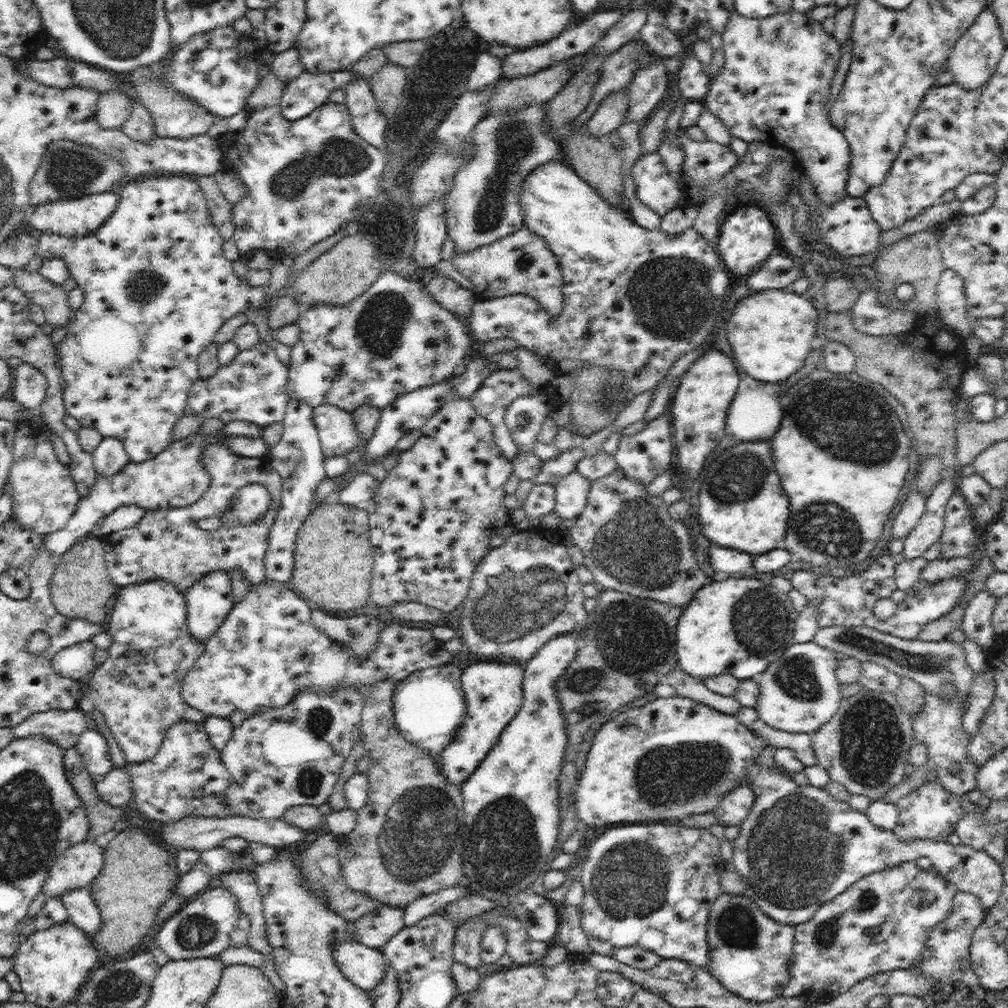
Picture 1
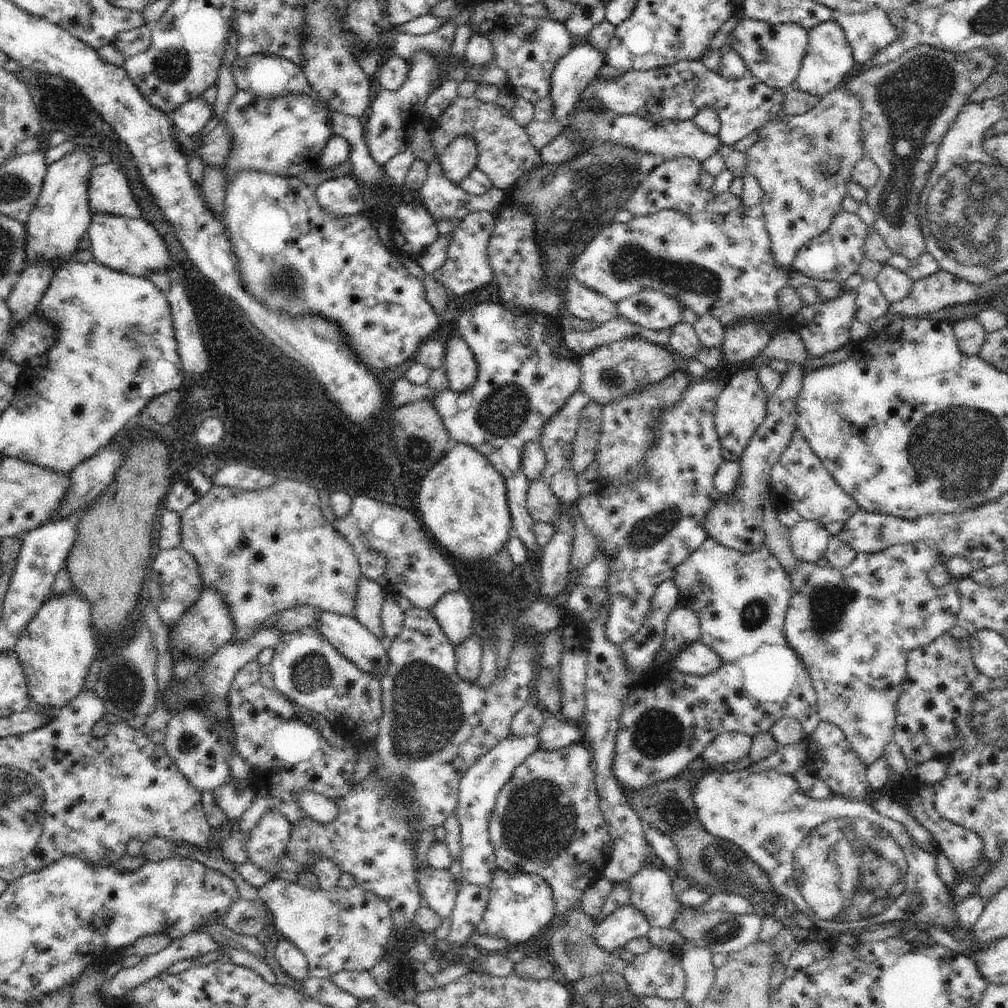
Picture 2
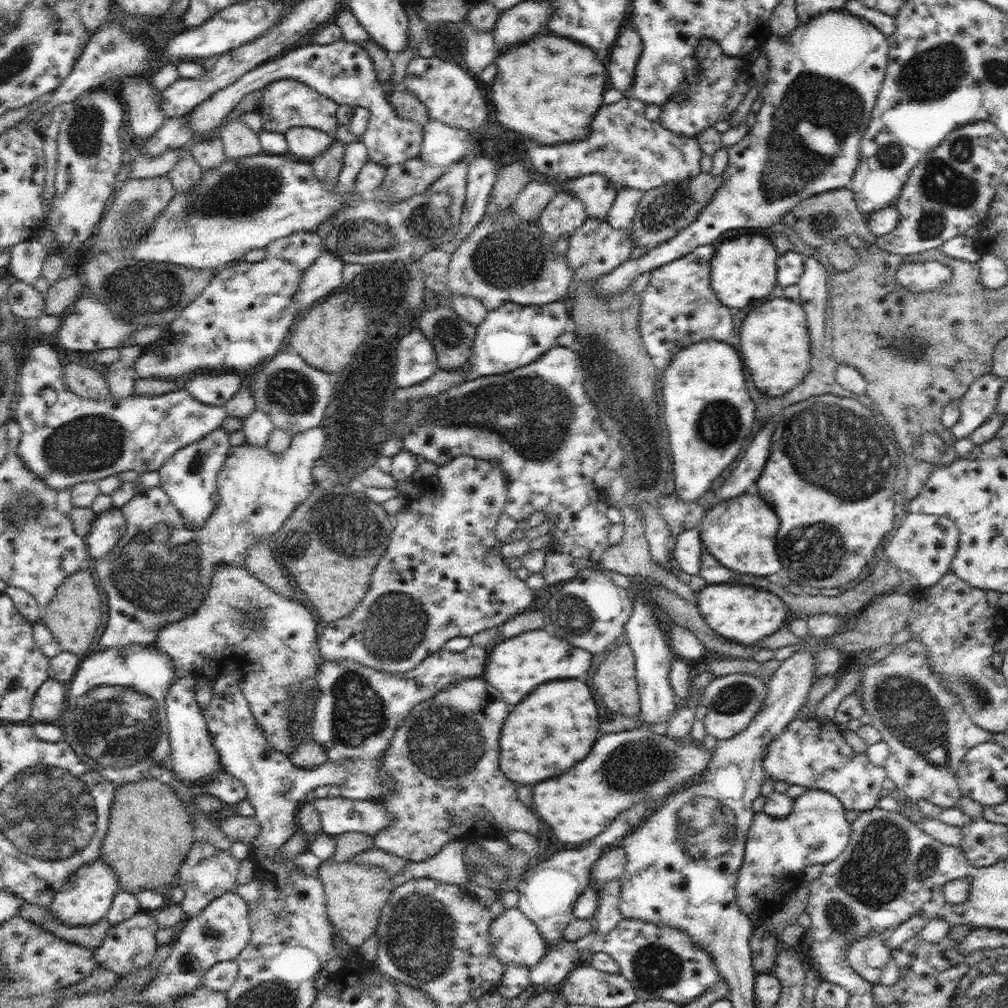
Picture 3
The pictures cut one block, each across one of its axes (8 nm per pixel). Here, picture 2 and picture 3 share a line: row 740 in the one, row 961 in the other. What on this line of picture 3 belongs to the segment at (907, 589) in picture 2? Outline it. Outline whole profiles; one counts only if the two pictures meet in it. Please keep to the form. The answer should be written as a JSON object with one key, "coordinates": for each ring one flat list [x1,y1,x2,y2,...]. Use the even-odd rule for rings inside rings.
{"coordinates":[[871,932,864,938,855,940,847,952,852,968,874,986,879,982,883,968,893,960,887,940,888,933]]}

